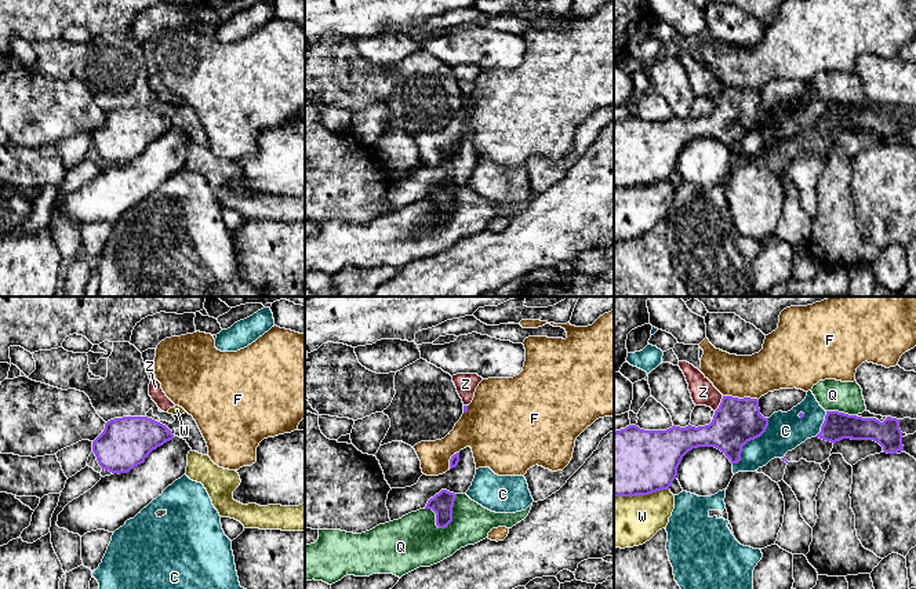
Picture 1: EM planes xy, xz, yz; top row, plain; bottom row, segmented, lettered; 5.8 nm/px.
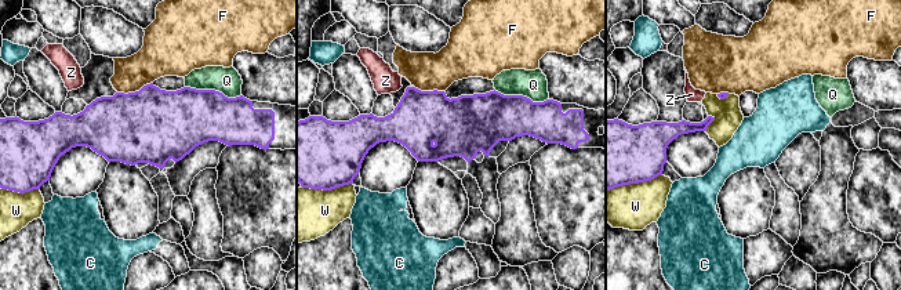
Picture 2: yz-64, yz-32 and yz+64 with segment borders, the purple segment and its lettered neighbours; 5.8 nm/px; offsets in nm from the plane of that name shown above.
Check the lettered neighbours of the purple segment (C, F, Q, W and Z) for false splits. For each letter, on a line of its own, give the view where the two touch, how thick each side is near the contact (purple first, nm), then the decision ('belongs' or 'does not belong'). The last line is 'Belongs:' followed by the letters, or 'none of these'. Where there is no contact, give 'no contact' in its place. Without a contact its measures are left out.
C: meets purple in yz; 280 nm thick on the purple side, 220 nm on the other; does not belong
F: meets purple in yz; 280 nm thick on the purple side, 240 nm on the other; does not belong
Q: meets purple in xz; 130 nm thick on the purple side, 280 nm on the other; does not belong
W: meets purple in yz; 400 nm thick on the purple side, 300 nm on the other; does not belong
Z: meets purple in yz; 280 nm thick on the purple side, 140 nm on the other; does not belong
Belongs: none of these

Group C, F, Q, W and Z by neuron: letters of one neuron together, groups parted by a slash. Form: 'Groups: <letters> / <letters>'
Groups: C / F / Q / W Z

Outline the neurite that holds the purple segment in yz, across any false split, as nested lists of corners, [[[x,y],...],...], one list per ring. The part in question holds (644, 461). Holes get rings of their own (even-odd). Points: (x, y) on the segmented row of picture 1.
[[[723,396],[713,419],[705,426],[672,426],[666,430],[644,430],[636,425],[614,430],[614,497],[648,495],[669,490],[677,476],[683,457],[698,447],[720,450],[731,463],[741,461],[742,447],[760,437],[768,426],[768,418],[760,414],[759,400]]]

